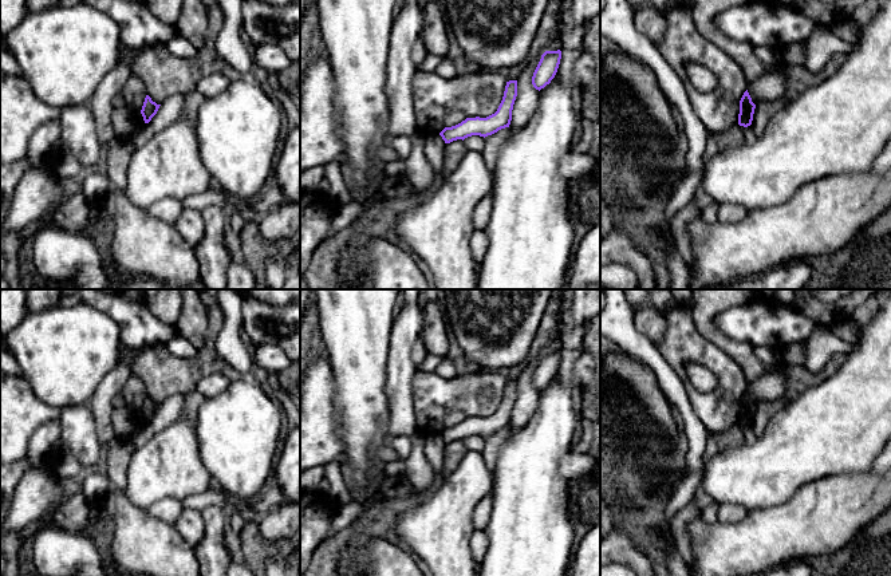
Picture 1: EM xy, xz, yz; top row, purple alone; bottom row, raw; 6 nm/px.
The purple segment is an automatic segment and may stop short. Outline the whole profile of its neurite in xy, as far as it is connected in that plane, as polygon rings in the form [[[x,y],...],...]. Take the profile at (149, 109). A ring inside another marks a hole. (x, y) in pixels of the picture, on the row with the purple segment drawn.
[[[146,95],[141,114],[143,117],[145,123],[149,123],[151,118],[157,114],[161,104],[157,104],[151,100],[149,95]]]

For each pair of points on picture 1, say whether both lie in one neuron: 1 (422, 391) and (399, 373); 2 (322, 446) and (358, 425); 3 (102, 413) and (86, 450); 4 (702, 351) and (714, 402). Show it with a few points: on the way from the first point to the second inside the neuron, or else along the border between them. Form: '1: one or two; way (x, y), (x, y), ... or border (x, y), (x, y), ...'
1: two; border (417, 369), (413, 377), (414, 414)
2: two; border (335, 406), (336, 433), (343, 445), (340, 460)
3: two; border (87, 403), (94, 418), (97, 438), (103, 446)
4: one; way (714, 363), (724, 373), (724, 390)

